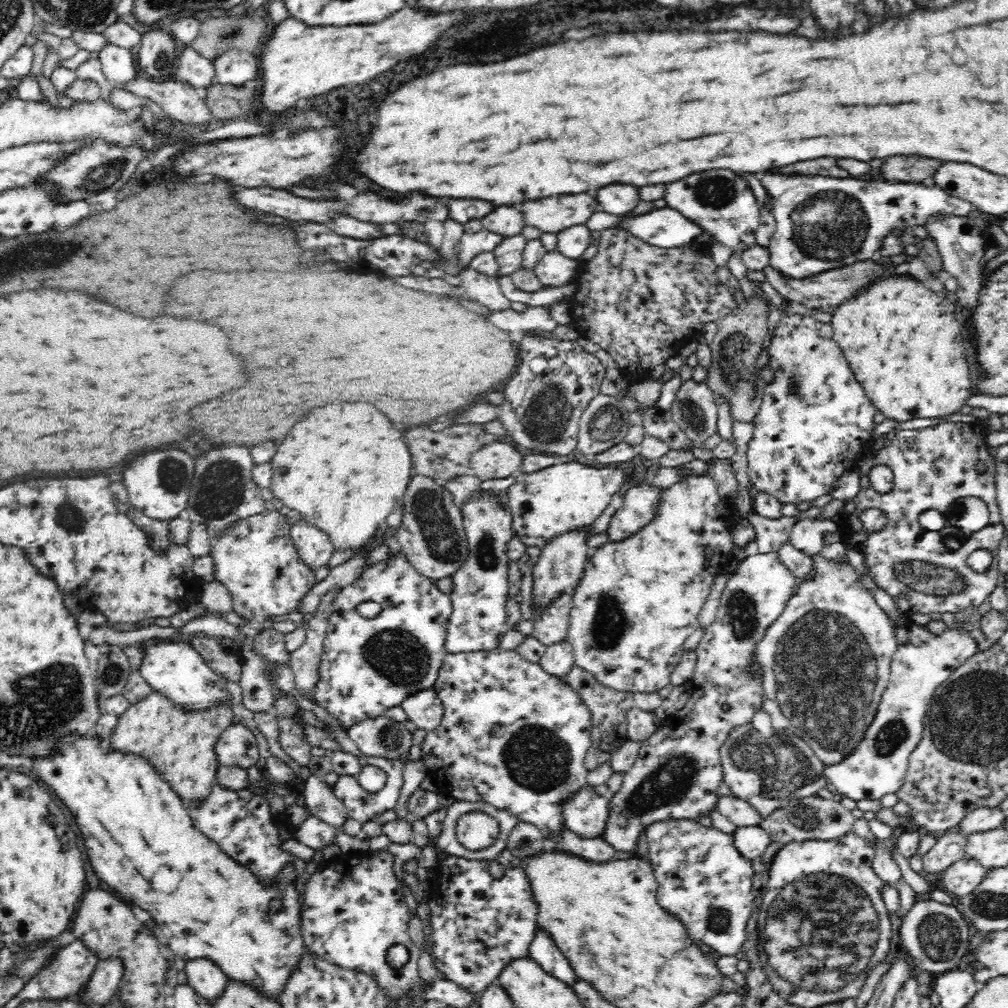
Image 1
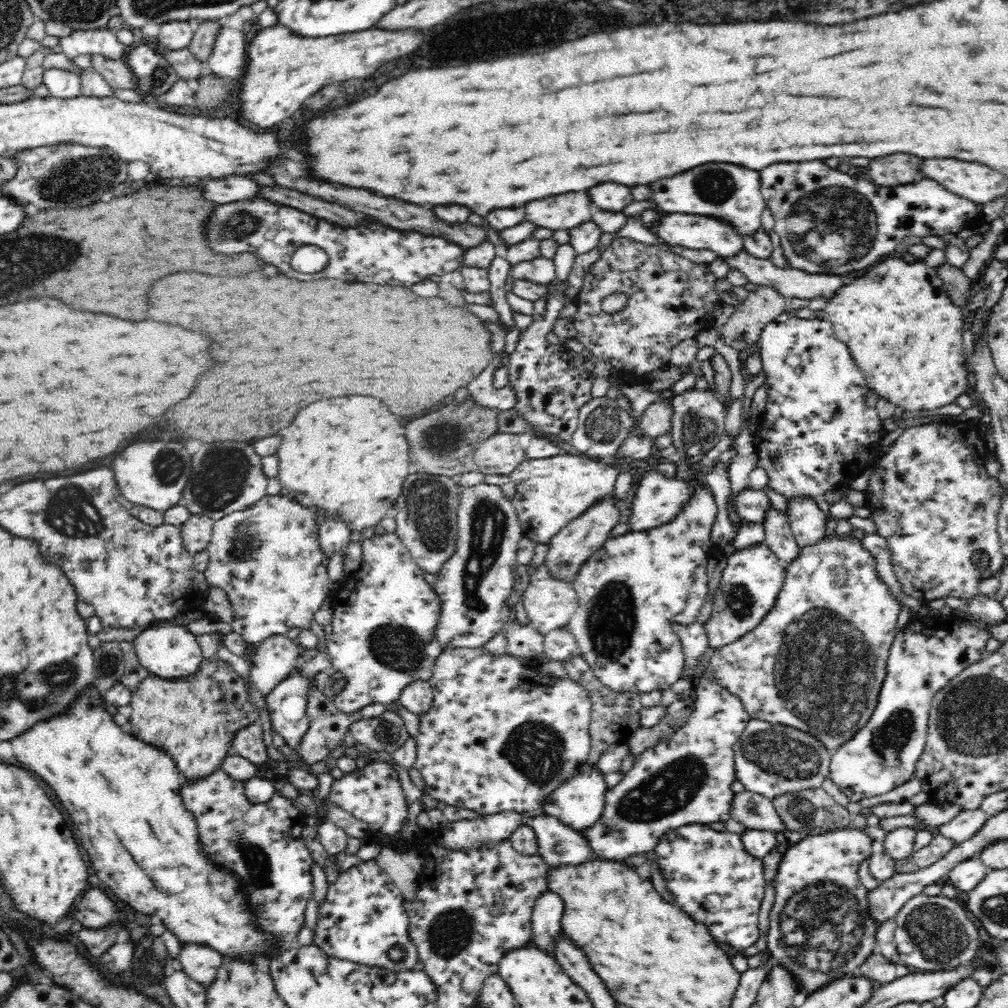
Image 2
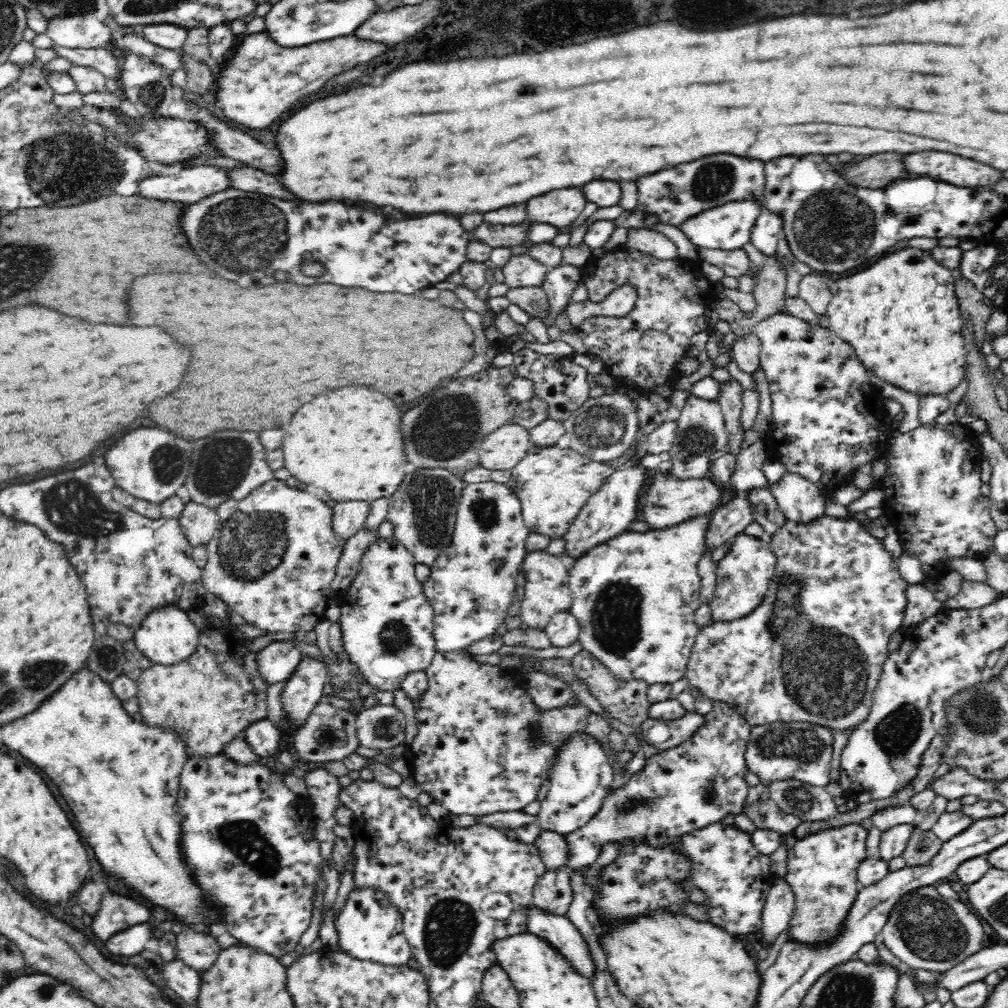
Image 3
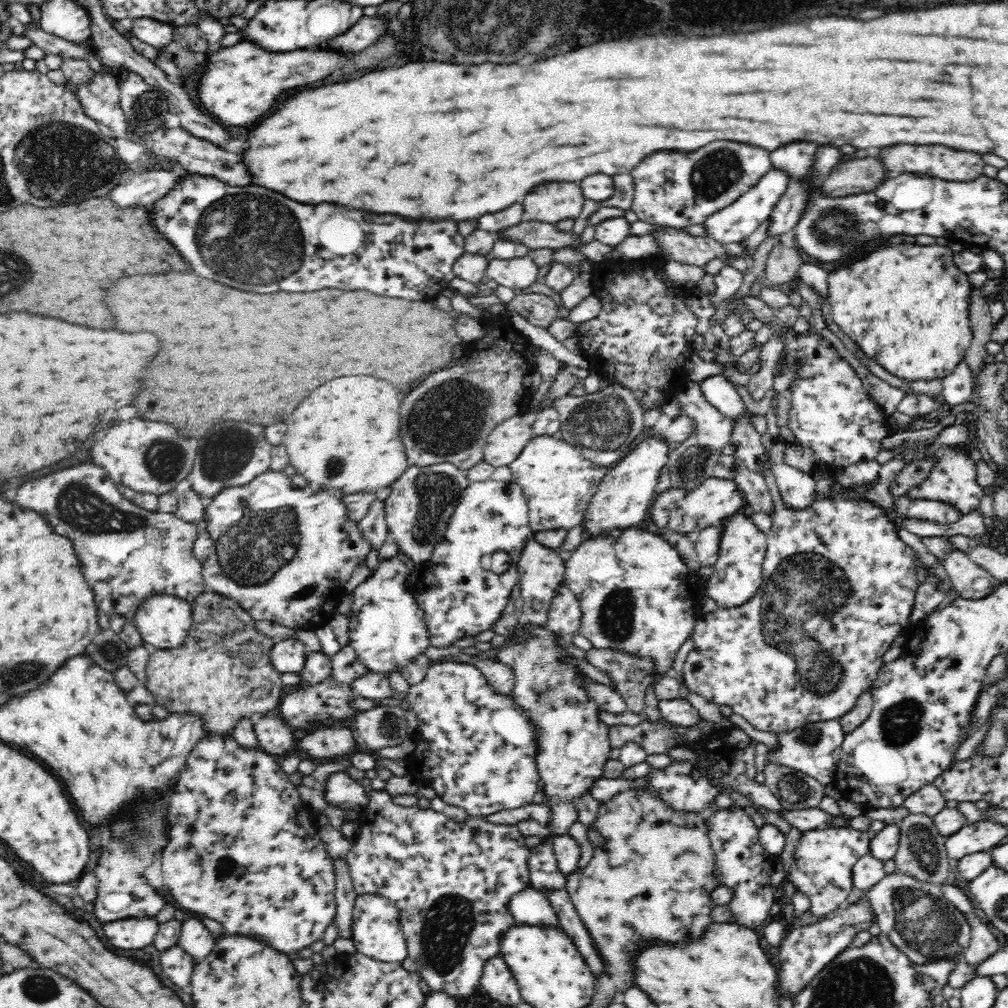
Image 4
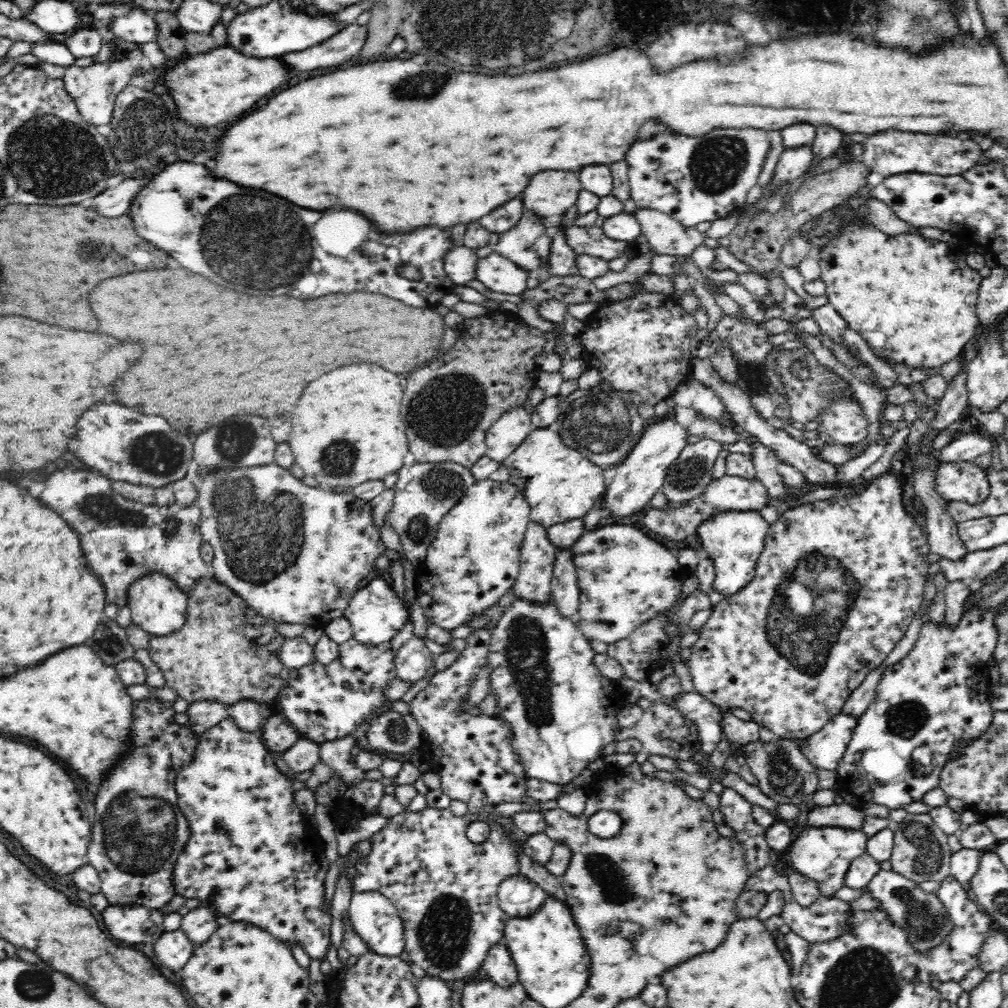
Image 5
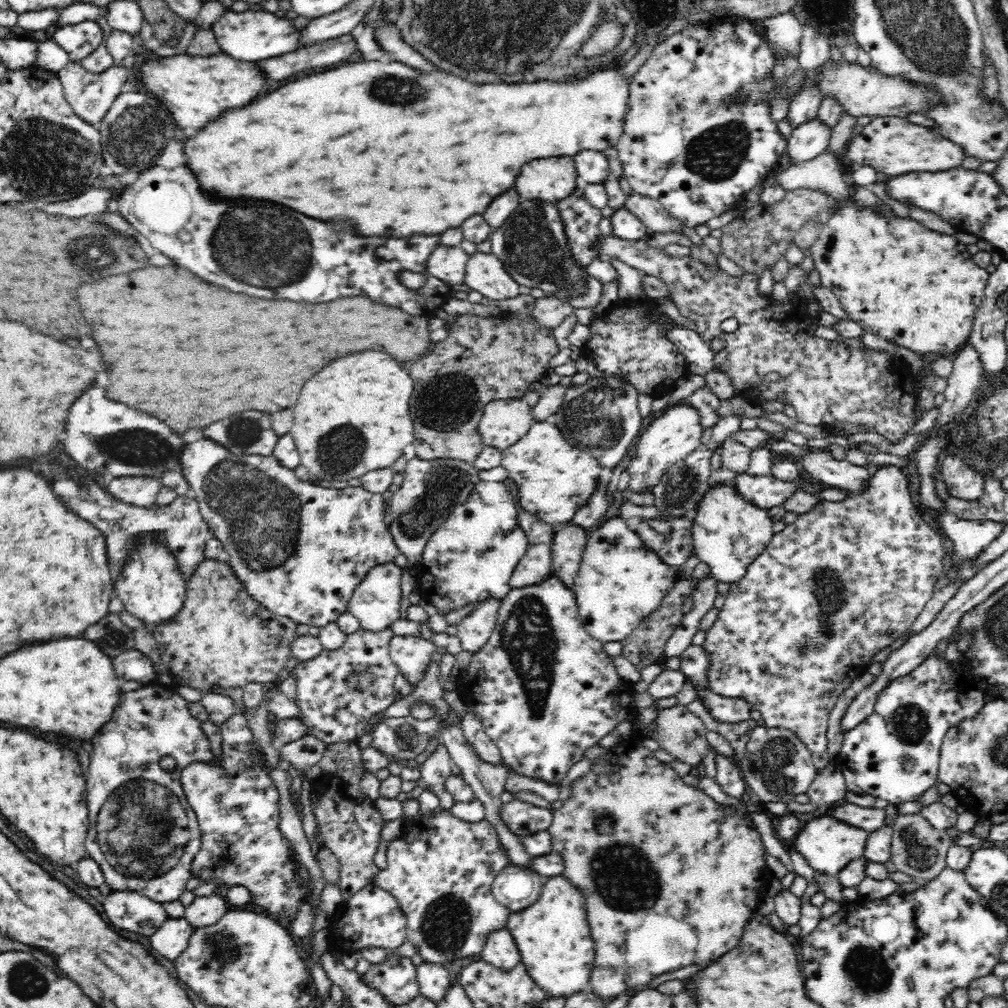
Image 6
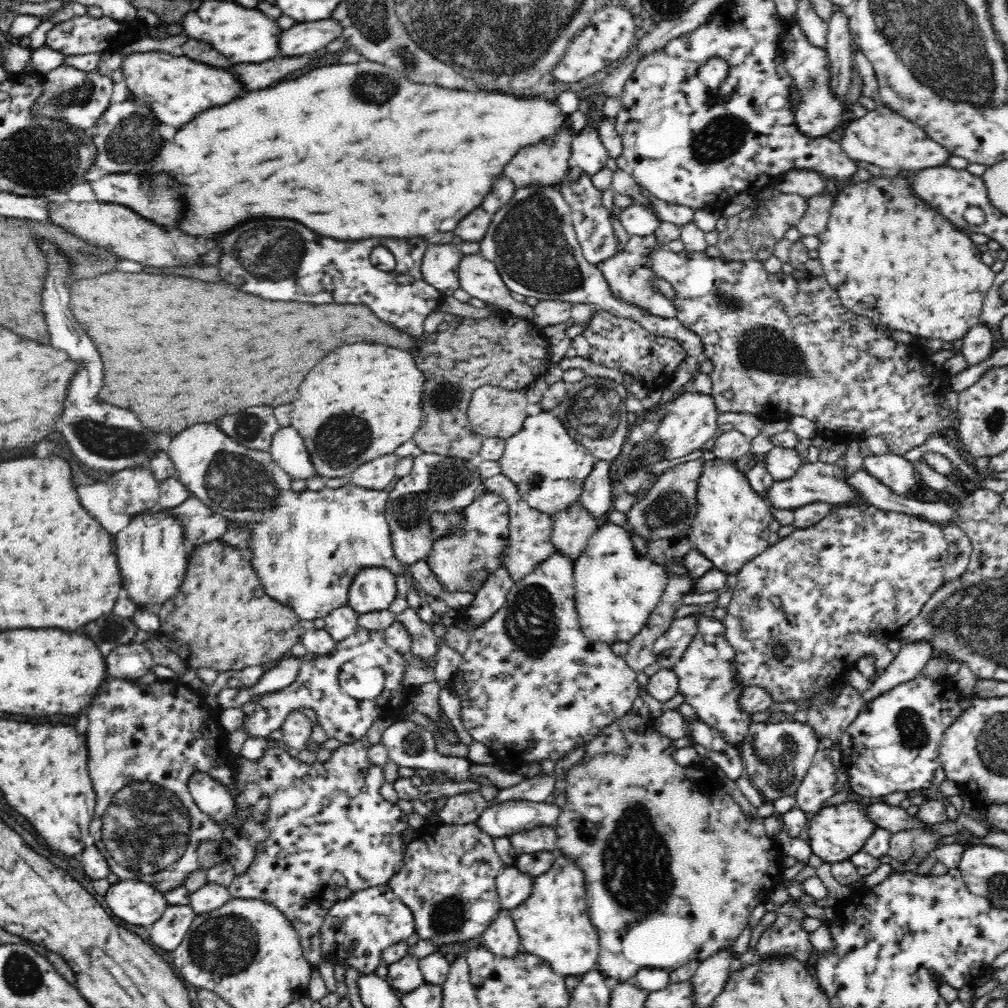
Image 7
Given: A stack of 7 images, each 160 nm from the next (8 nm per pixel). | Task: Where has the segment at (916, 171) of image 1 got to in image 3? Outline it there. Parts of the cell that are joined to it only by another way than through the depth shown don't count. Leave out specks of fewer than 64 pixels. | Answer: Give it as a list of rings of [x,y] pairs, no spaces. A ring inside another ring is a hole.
[[[878,154],[868,156],[858,162],[858,166],[850,166],[844,174],[846,180],[864,188],[884,188],[898,178],[908,178],[908,172],[902,162],[902,154]]]

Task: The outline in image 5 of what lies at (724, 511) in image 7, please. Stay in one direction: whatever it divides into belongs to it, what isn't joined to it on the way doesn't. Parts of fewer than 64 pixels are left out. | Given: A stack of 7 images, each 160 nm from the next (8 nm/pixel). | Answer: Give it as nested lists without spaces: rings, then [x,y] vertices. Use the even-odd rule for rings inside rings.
[[[726,511],[705,520],[698,528],[703,549],[715,566],[712,590],[724,597],[735,595],[752,582],[768,534],[769,521],[759,511]]]

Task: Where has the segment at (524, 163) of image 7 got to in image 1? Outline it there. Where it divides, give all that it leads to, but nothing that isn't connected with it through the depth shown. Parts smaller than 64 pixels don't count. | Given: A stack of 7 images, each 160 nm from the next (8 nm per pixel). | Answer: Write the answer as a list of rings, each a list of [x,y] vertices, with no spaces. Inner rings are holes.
[[[590,194],[550,196],[544,200],[528,200],[520,206],[525,225],[543,233],[558,233],[576,225],[584,225],[598,210],[600,204]]]

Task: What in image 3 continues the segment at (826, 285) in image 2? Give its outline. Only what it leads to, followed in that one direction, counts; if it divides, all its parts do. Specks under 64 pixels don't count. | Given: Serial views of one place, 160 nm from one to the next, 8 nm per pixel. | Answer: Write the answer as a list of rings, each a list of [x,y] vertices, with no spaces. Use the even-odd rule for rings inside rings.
[[[697,248],[701,251],[699,261],[706,261],[719,269],[722,269],[726,276],[738,279],[741,276],[750,276],[753,265],[748,253],[742,249],[723,251],[720,249]]]

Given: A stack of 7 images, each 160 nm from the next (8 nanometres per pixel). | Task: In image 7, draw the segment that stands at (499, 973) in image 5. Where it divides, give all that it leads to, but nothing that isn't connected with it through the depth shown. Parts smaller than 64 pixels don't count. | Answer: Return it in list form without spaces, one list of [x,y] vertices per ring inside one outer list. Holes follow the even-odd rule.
[[[500,909],[492,924],[483,932],[480,946],[498,957],[514,958],[522,952],[520,937],[509,910]]]

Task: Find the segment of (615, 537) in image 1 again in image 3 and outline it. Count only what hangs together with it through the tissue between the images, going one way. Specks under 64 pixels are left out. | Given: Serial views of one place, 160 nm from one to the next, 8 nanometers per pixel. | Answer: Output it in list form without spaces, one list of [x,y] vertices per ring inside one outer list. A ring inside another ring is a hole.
[[[660,471],[654,475],[647,488],[641,512],[644,516],[644,524],[650,529],[672,527],[694,516],[708,514],[717,509],[726,499],[722,489],[706,476],[699,479],[680,480],[671,472],[664,474]]]

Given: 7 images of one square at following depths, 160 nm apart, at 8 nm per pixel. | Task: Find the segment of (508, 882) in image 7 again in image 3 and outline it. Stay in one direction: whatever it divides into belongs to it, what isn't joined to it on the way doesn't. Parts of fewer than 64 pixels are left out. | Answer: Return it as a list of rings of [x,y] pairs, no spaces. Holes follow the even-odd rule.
[[[531,906],[527,912],[527,927],[530,933],[548,941],[570,967],[584,978],[593,981],[596,972],[594,961],[582,933],[566,916],[548,914]]]

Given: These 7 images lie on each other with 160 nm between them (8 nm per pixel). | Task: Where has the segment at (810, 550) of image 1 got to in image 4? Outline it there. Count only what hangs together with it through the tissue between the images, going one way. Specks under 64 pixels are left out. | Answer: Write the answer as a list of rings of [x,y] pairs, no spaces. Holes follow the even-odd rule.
[[[774,442],[769,452],[772,460],[772,470],[776,477],[780,502],[779,507],[794,510],[810,508],[819,498],[816,481],[812,474],[796,470],[784,463],[782,450],[789,444],[787,442]]]

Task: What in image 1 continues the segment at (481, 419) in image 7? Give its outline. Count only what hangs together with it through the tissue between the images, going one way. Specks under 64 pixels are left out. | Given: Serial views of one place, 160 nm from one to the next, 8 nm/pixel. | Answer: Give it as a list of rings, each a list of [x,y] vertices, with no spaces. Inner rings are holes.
[[[500,441],[490,443],[471,454],[472,474],[481,481],[515,476],[523,457],[513,446]]]

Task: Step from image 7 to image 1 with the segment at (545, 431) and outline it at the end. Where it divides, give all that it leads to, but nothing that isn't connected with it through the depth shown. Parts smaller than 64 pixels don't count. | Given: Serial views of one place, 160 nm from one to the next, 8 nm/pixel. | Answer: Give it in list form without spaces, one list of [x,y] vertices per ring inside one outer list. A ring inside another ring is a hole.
[[[571,457],[566,463],[555,464],[533,473],[518,471],[515,482],[507,490],[509,508],[513,518],[512,528],[516,536],[526,546],[539,549],[565,532],[592,526],[613,496],[624,484],[624,471],[620,466],[596,468],[574,461]]]

